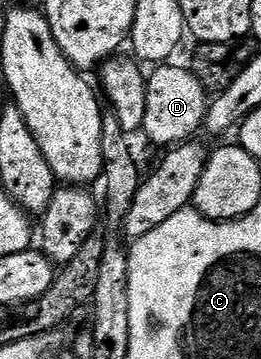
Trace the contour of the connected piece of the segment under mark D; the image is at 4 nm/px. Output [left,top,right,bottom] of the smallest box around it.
[142,65,209,149]

